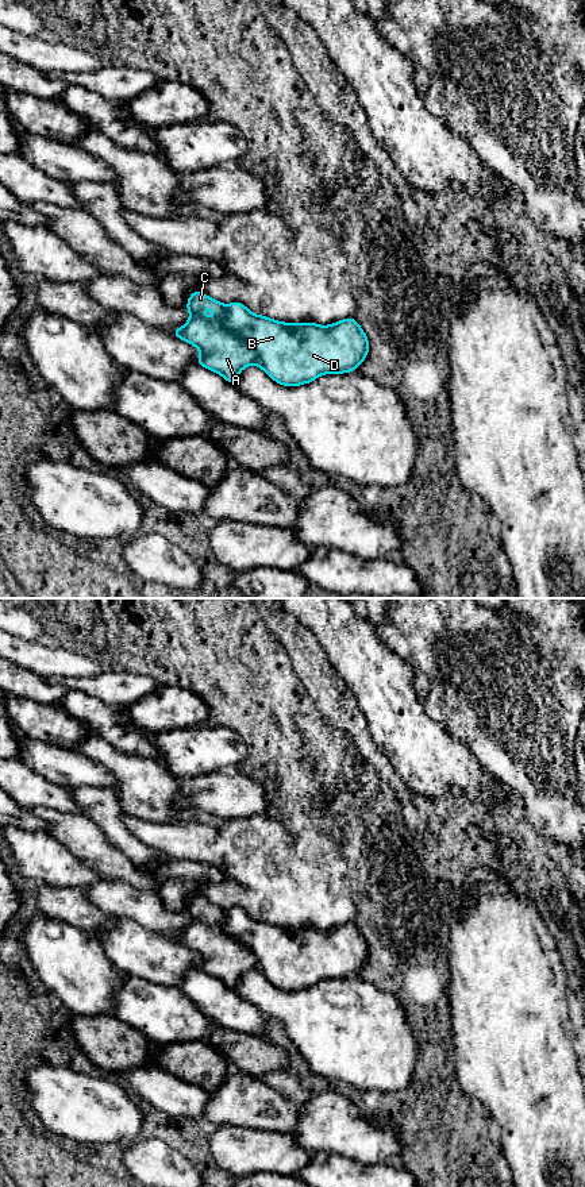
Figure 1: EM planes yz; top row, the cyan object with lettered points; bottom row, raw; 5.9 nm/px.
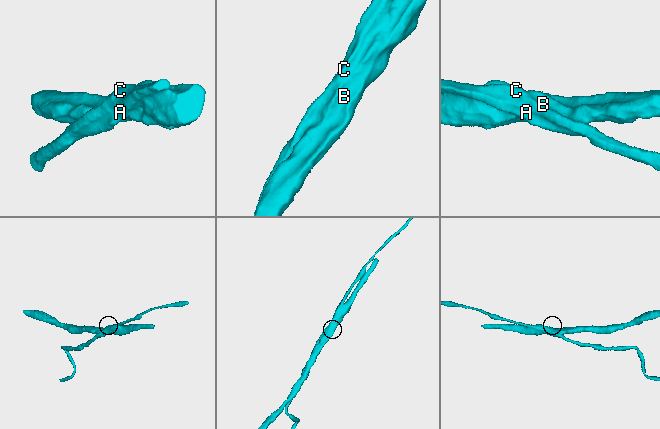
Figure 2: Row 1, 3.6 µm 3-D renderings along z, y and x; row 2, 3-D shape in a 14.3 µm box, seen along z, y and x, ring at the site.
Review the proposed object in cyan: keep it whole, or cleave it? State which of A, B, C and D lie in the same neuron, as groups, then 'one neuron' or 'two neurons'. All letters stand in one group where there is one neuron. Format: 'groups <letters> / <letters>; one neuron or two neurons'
groups A C / B D; two neurons

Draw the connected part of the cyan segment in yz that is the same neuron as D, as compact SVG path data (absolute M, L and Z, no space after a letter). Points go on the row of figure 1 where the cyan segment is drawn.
M235 301L226 305L222 327L245 340L257 352L255 365L282 386L309 384L323 374L355 371L369 352L369 340L355 319L347 317L330 325L282 323L250 312Z

